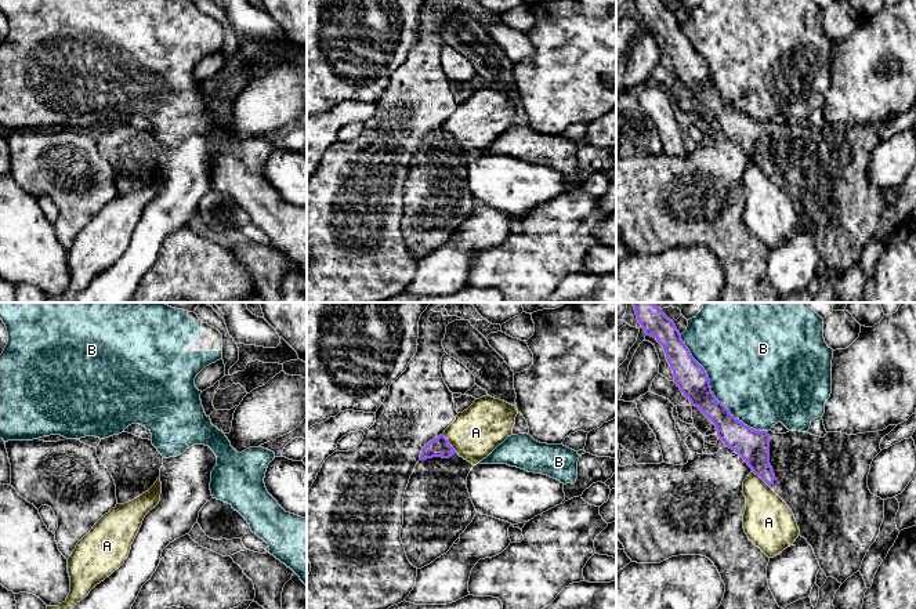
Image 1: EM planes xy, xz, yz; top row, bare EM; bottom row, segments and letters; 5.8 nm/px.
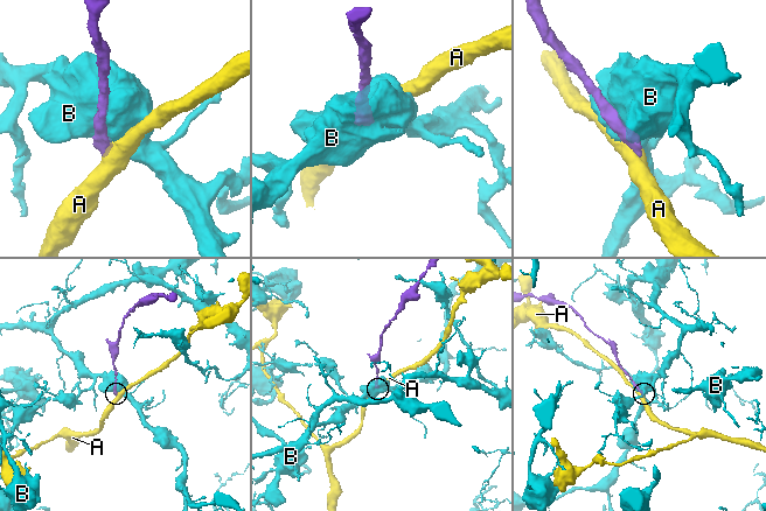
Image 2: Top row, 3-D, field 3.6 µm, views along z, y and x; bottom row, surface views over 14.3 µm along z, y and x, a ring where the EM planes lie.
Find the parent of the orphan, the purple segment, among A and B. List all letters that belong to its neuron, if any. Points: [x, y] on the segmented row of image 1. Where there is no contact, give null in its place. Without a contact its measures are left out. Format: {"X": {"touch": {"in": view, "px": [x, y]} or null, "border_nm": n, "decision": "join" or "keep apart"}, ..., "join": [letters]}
{"A": {"touch": {"in": "xz", "px": [449, 443]}, "border_nm": 140, "decision": "keep apart"}, "B": {"touch": {"in": "yz", "px": [710, 391]}, "border_nm": 750, "decision": "keep apart"}, "join": []}

